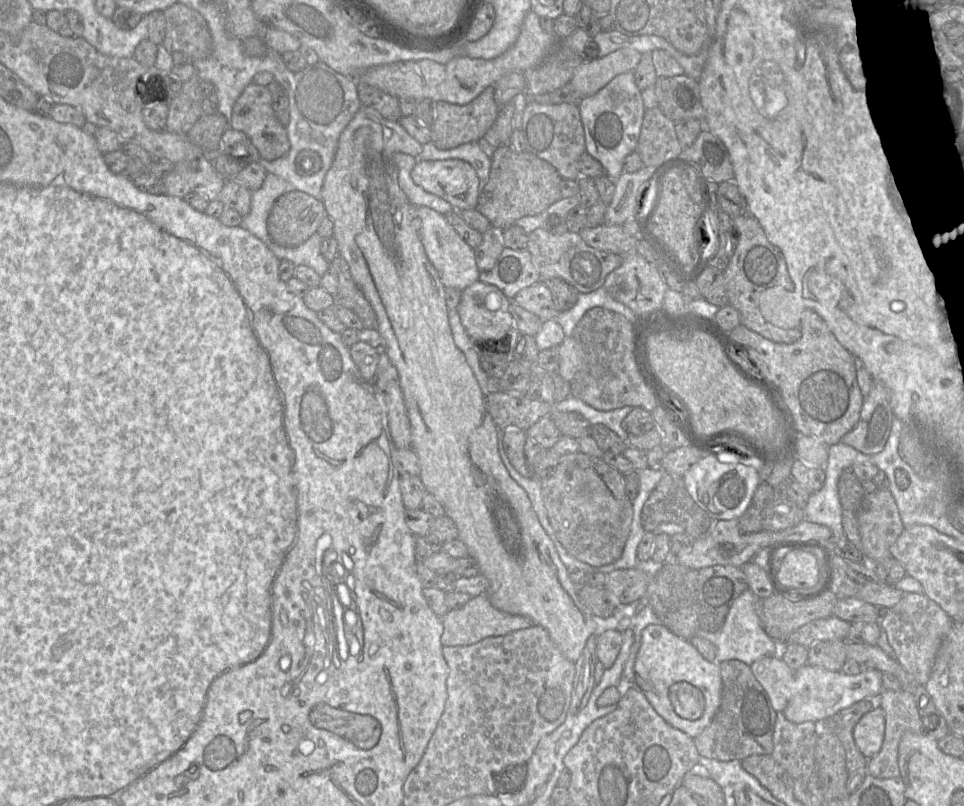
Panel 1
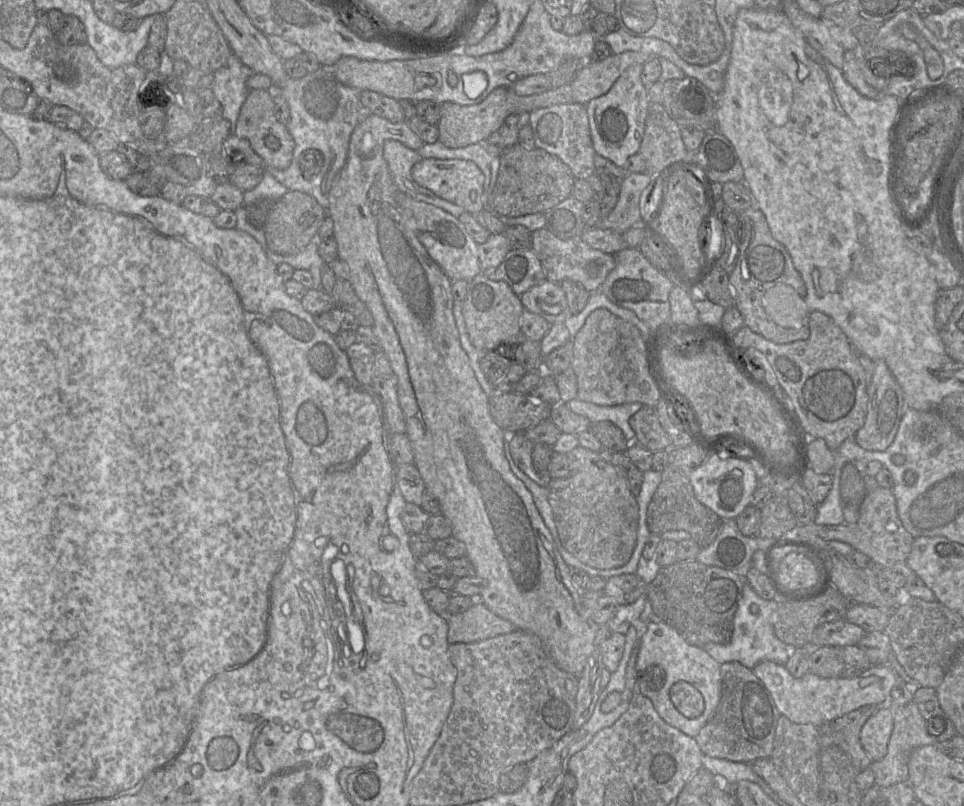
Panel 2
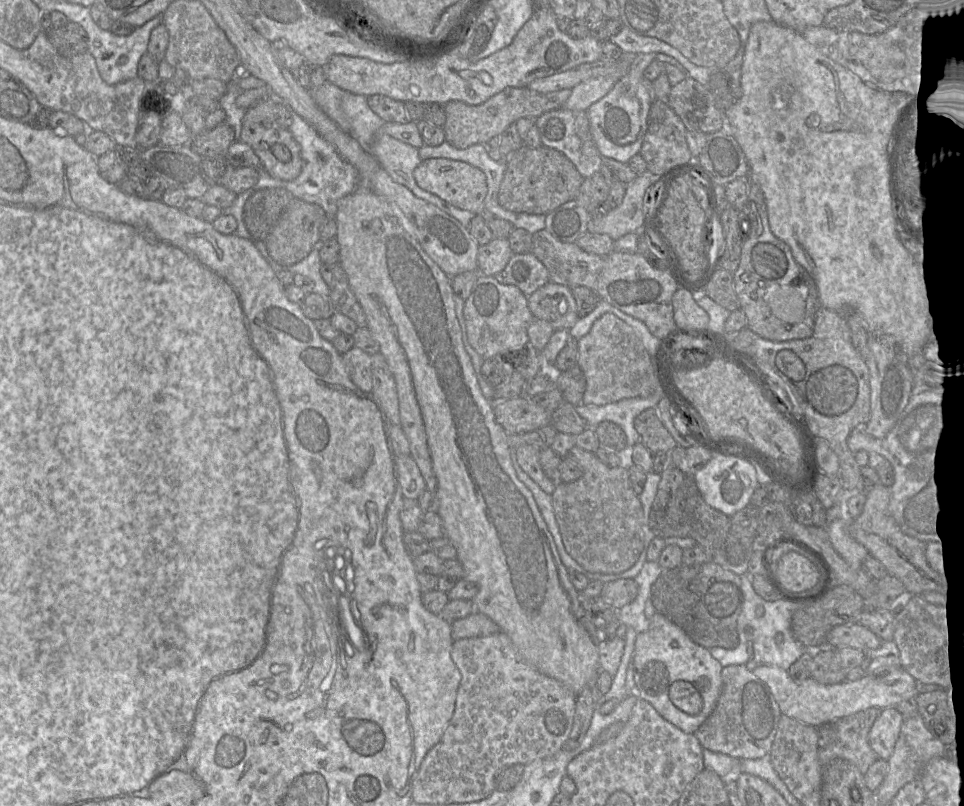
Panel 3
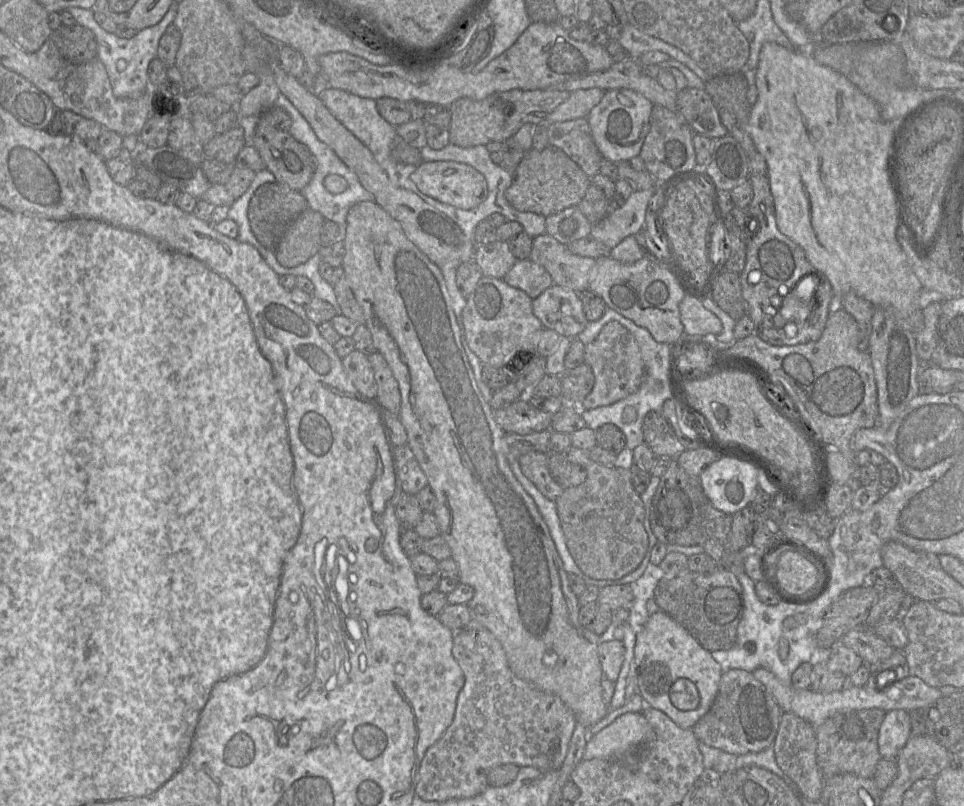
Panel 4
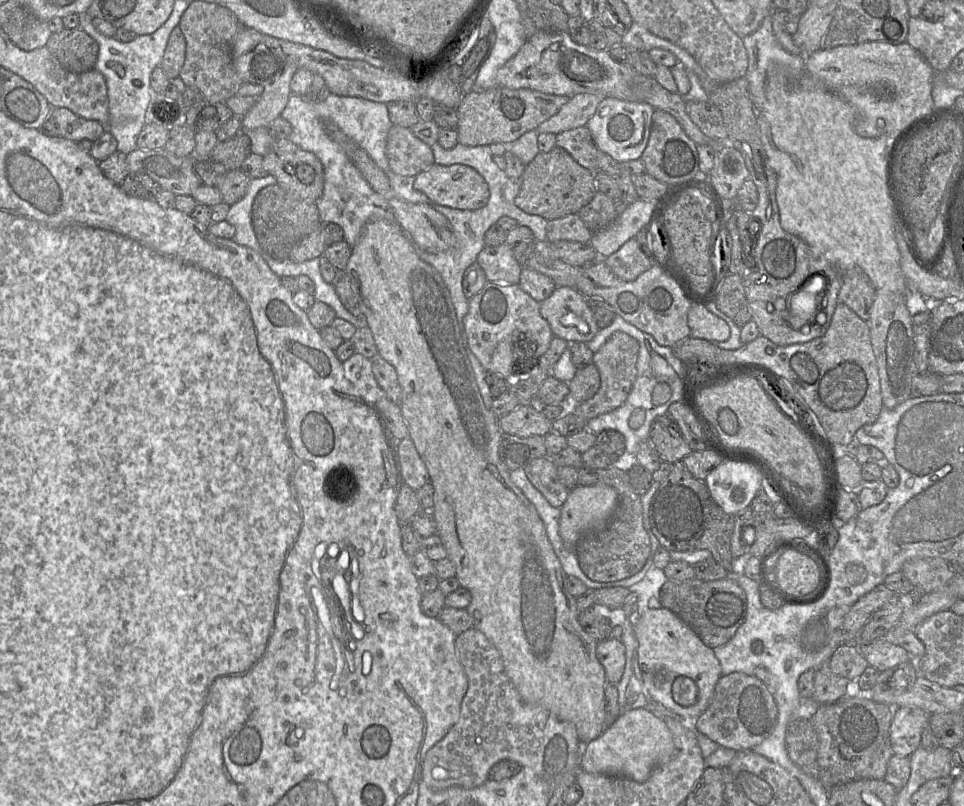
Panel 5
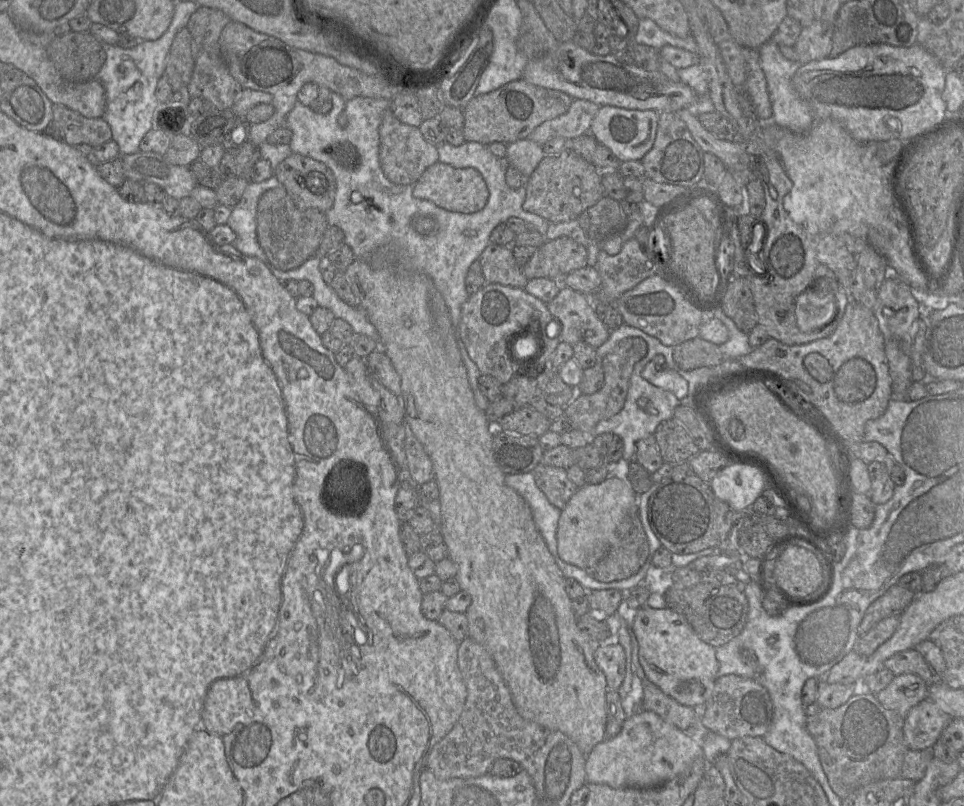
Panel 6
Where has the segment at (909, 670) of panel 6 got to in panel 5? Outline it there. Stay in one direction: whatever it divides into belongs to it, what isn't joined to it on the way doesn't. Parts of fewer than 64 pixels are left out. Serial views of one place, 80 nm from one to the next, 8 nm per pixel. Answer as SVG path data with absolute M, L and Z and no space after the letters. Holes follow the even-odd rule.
M886 639L858 645L858 648L868 664L879 671L894 668L913 659L904 648L894 645Z

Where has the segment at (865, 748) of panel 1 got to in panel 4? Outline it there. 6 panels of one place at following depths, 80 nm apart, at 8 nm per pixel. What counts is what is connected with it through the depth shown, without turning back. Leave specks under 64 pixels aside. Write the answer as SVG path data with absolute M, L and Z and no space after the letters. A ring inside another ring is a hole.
M900 709L886 712L878 735L881 757L895 760L911 735L911 720L908 711Z

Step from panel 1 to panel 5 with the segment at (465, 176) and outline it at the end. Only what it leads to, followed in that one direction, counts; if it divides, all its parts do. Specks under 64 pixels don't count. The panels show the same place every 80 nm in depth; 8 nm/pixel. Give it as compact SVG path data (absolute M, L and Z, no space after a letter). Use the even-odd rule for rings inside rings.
M434 163L414 177L413 187L436 204L461 210L482 208L489 199L489 189L484 178L475 169L464 164L445 166Z

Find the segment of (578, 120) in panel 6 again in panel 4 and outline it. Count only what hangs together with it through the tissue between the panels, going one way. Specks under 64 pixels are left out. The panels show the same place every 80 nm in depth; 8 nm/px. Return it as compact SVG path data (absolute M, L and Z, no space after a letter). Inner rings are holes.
M600 88L579 89L570 92L568 100L560 104L549 116L547 116L545 118L544 124L537 125L545 125L547 128L548 125L555 122L564 122L578 118L587 118L590 111L600 102L604 93L605 91Z

